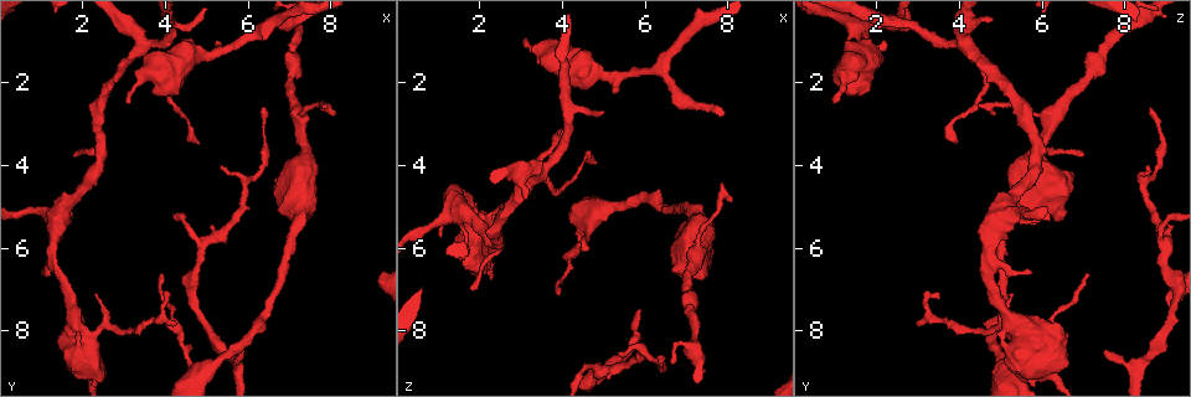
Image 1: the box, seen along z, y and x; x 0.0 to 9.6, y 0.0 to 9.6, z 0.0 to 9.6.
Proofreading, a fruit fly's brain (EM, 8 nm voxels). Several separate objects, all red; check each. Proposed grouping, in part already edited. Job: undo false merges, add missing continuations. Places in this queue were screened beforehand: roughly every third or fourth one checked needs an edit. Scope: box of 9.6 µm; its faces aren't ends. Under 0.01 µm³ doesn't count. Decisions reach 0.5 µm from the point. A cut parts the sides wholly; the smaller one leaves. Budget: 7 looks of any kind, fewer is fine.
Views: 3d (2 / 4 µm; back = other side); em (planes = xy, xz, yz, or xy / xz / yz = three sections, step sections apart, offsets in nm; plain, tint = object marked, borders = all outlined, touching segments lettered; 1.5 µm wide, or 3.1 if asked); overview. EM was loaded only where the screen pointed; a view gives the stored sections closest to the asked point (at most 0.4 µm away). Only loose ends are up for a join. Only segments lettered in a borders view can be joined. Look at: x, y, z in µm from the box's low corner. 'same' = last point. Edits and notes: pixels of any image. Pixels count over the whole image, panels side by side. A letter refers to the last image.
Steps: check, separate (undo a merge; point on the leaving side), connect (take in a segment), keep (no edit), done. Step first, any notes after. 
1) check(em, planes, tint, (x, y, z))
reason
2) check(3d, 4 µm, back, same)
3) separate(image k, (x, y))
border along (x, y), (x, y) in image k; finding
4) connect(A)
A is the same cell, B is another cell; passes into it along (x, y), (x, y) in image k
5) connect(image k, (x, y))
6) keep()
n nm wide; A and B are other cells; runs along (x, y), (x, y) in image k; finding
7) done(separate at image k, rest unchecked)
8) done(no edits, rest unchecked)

check(em, xz, step 4, tint, (2.30, 7.10, 5.25))
tapers out

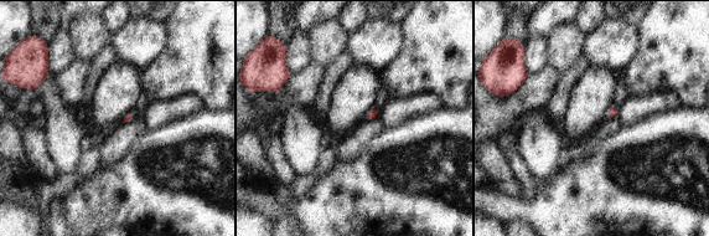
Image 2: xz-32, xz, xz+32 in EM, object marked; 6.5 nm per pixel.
check(em, planes, borders, same)

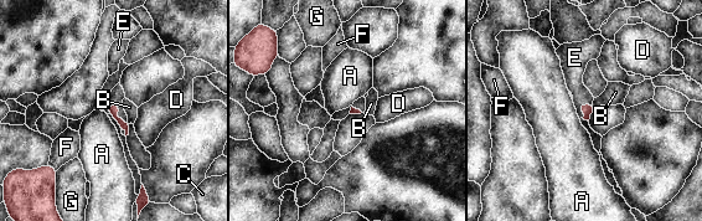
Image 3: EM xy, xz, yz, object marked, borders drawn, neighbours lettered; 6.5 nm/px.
connect(E)
E touches over 170 nm; E is the same cell, A, B, C, D, F and G are other cells; it goes on there

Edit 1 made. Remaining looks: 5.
check(overview)
redraw

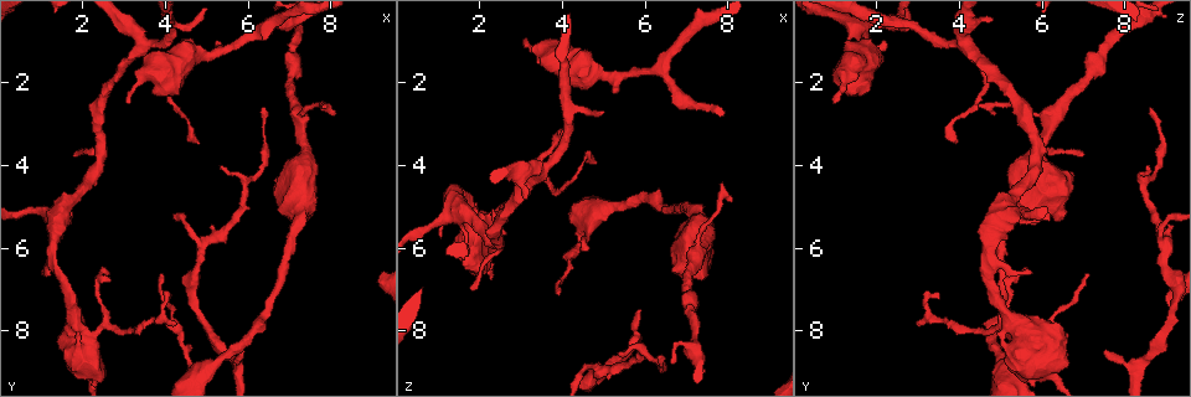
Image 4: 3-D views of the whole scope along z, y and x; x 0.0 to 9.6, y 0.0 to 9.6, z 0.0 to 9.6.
check(3d, 2 µm, (5.30, 3.95, 8.55))
an open end

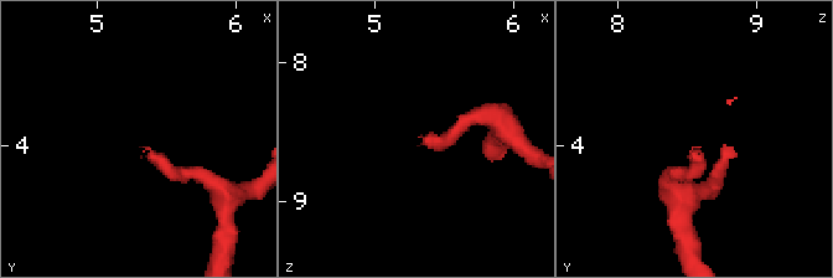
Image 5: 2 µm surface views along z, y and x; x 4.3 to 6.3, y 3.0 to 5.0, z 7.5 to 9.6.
check(em, planes, borders, (5.34, 4.02, 8.56))
now the EM

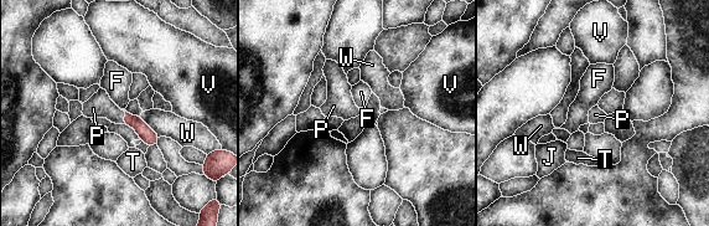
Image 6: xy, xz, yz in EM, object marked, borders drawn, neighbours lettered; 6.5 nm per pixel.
connect(P)
P is the same cell, F, J, T, V and W are other cells; it goes on there

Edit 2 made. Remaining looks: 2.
done(connect at image 3, connect at image 6, rest unchecked)

